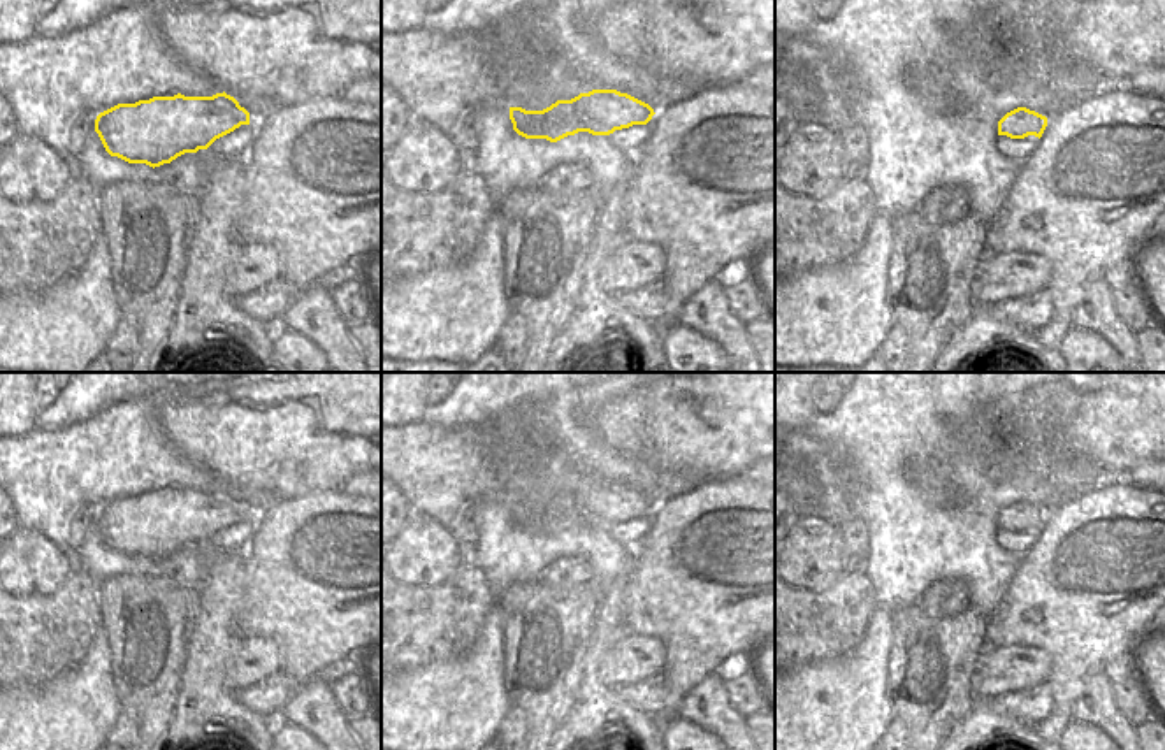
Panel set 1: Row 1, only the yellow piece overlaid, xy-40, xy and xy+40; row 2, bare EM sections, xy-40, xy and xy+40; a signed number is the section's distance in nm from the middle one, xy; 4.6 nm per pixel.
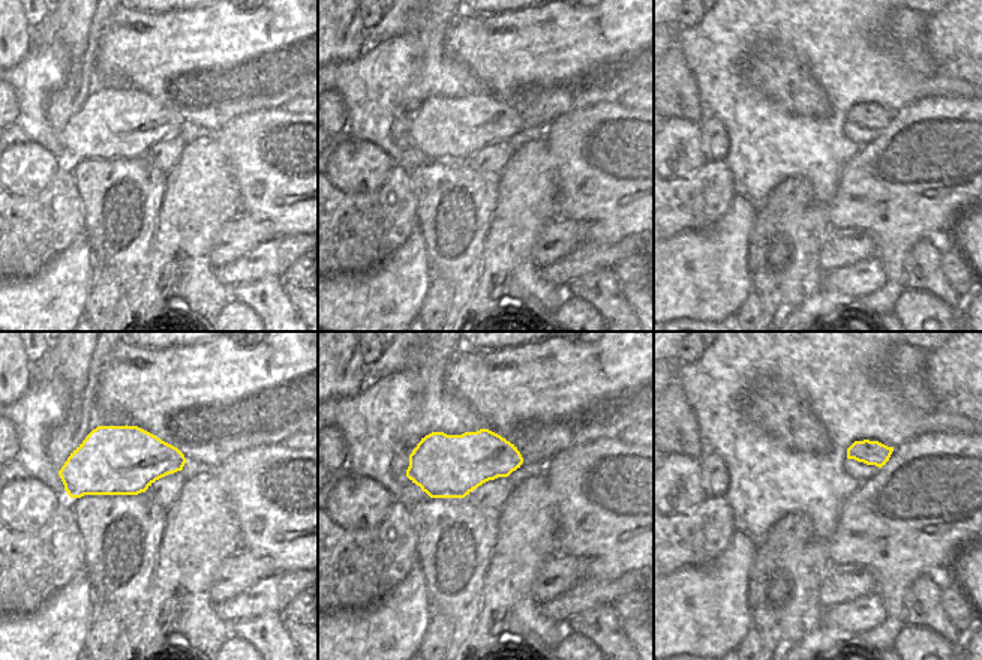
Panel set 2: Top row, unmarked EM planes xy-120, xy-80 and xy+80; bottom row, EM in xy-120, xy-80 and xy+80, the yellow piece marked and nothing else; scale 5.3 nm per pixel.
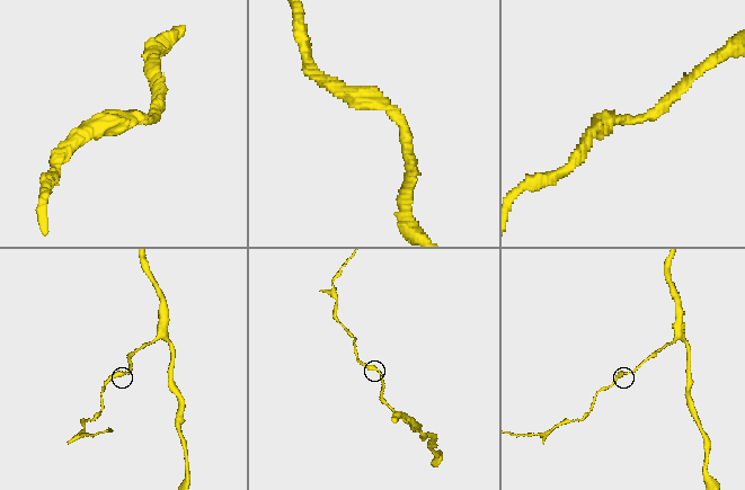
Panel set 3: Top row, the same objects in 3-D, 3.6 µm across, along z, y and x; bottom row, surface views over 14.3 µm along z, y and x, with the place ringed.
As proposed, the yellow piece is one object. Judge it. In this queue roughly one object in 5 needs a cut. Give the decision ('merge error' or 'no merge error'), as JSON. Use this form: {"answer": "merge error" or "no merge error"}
{"answer": "no merge error"}

